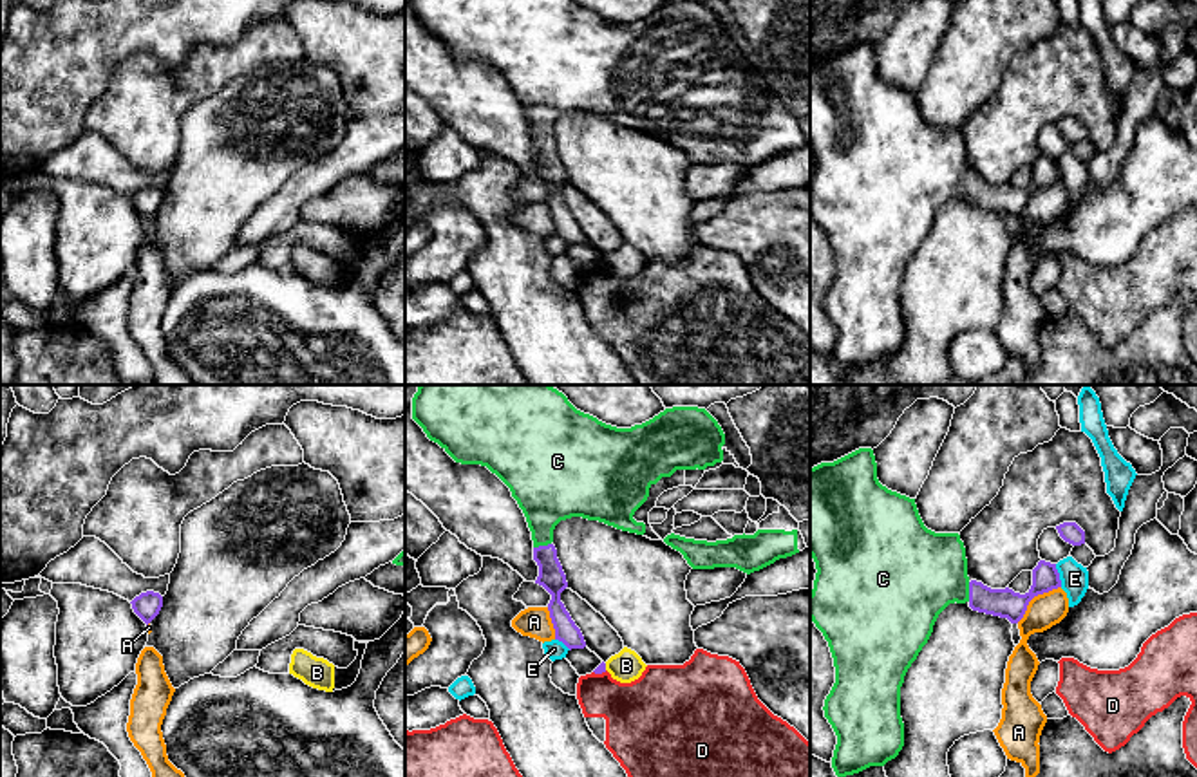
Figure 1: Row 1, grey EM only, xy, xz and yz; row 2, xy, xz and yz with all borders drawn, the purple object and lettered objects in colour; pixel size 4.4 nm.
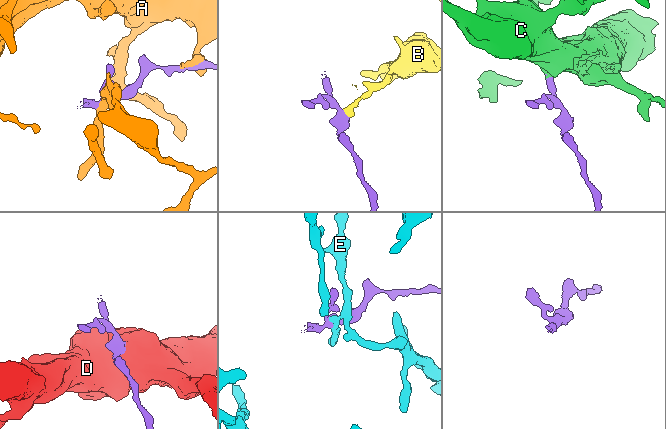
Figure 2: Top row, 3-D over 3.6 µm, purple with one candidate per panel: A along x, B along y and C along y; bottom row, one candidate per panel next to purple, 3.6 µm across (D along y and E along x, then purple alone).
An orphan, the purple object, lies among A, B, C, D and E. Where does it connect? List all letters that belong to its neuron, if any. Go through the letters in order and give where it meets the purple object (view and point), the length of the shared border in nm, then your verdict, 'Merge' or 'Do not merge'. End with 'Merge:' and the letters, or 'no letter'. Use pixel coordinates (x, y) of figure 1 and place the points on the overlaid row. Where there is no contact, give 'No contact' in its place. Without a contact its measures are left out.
A: Touches purple at yz (1035, 595). Shared border 260 nm. Do not merge
B: Touches purple at xz (604, 667). Shared border 30 nm. Do not merge
C: Touches purple at yz (970, 591). Shared border 90 nm. Merge
D: Touches purple at xz (599, 673). Shared border 60 nm. Do not merge
E: Touches purple at yz (1058, 575). Shared border 110 nm. Do not merge
Merge: C

